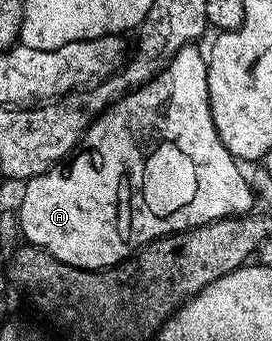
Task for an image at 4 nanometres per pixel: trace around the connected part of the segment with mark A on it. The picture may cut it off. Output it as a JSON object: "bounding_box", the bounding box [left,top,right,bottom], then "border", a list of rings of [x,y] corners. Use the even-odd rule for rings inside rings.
{"bounding_box":[16,45,256,271],"border":[[[191,45],[180,49],[172,57],[172,61],[167,67],[144,85],[134,88],[127,95],[122,96],[116,102],[111,103],[90,128],[82,135],[82,140],[74,148],[68,161],[56,163],[52,169],[48,169],[42,175],[29,180],[25,184],[26,192],[22,195],[22,204],[16,207],[16,227],[22,230],[22,235],[27,244],[31,247],[39,247],[47,251],[52,257],[64,261],[73,267],[83,267],[89,271],[99,271],[102,267],[115,267],[117,263],[123,263],[130,258],[132,249],[141,248],[153,239],[159,239],[161,235],[174,235],[178,231],[187,231],[193,227],[199,227],[205,223],[211,223],[217,219],[229,219],[231,217],[241,217],[251,210],[250,207],[256,200],[255,192],[252,190],[252,183],[246,180],[246,175],[241,171],[239,160],[220,141],[218,132],[219,124],[214,123],[214,111],[210,108],[212,96],[210,86],[206,80],[207,56],[201,46]]]}

